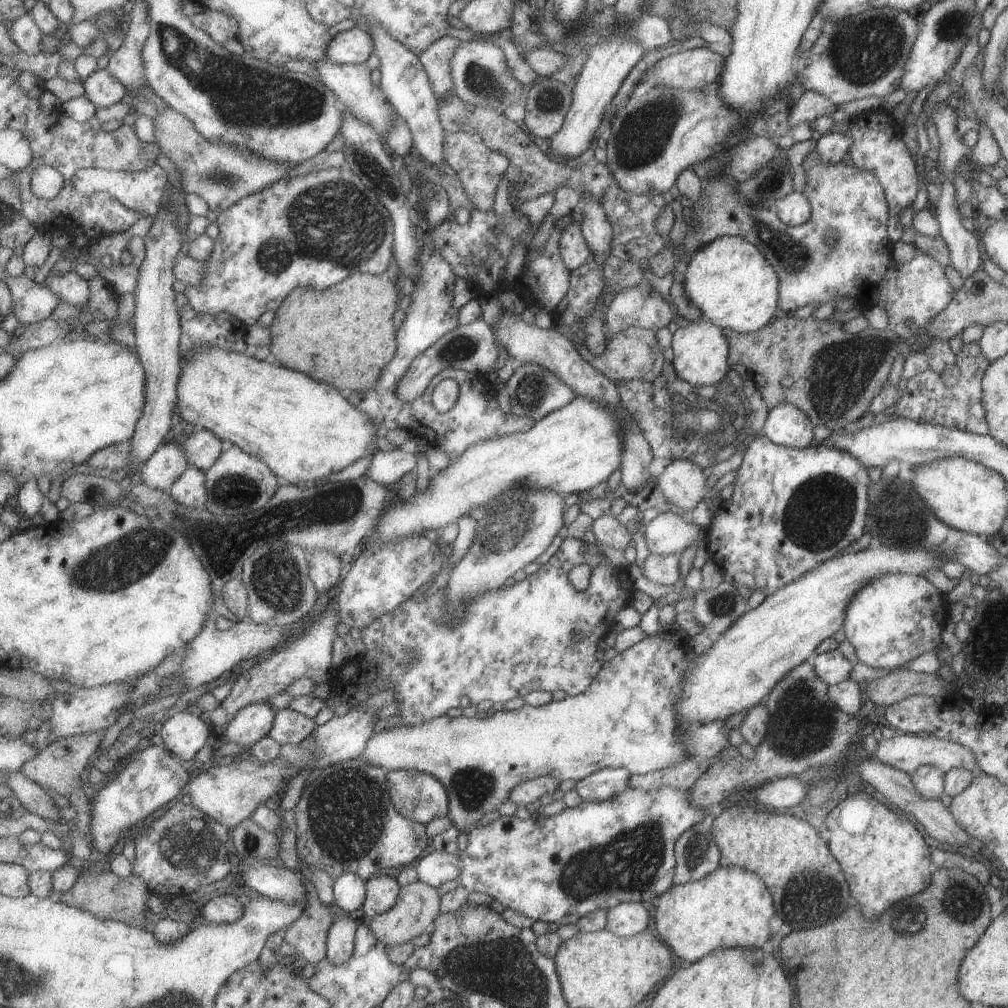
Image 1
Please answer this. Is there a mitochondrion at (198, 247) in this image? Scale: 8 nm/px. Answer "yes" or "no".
no

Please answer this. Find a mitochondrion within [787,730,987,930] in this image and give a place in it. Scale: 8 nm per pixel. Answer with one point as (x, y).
(961, 903)

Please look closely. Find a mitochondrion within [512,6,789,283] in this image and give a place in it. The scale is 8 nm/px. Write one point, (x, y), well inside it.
(643, 136)

